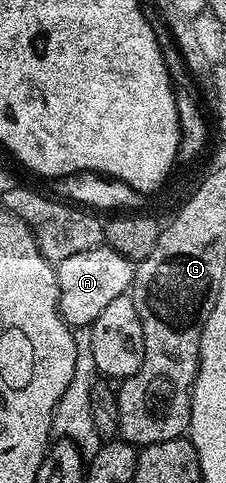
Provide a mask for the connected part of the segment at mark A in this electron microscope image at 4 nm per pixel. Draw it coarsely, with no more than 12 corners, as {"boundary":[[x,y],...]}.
{"boundary":[[107,246],[55,269],[61,313],[92,325],[125,295],[133,261]]}

